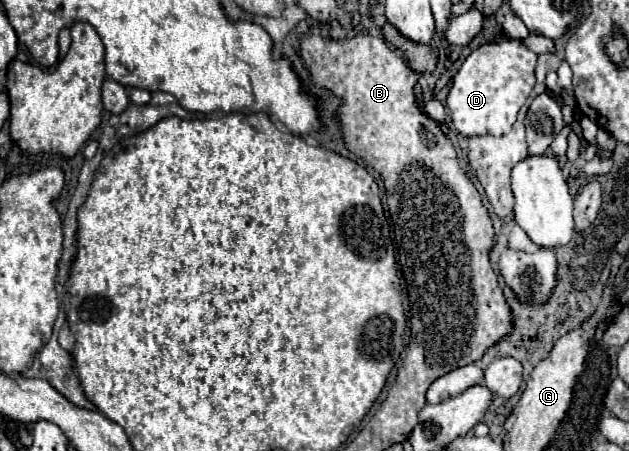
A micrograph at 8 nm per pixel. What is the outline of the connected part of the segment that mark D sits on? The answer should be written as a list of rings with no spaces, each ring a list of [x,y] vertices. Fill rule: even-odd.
[[[503,40],[497,44],[483,44],[473,50],[455,78],[447,94],[447,110],[453,128],[463,136],[491,134],[503,136],[511,130],[517,114],[535,86],[537,54],[525,48],[519,40]]]

